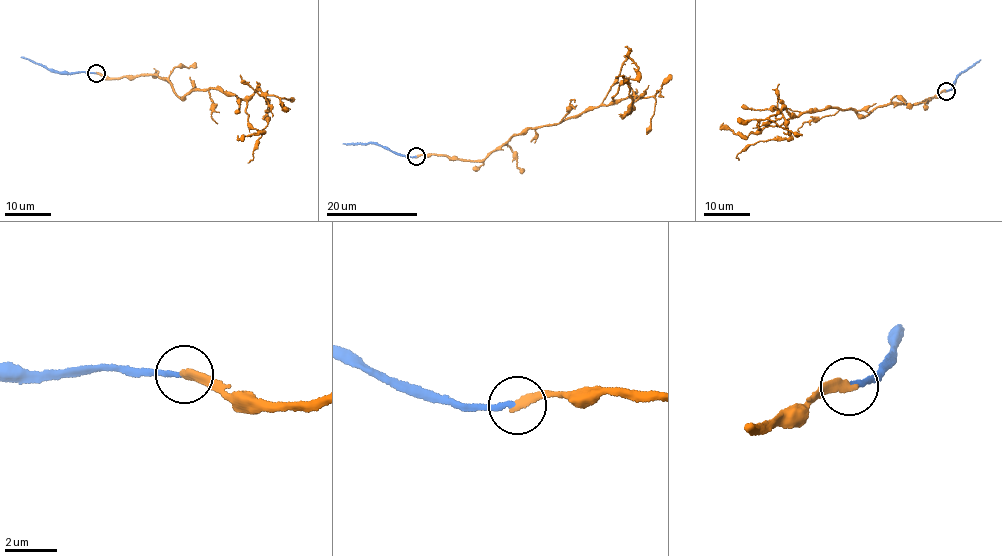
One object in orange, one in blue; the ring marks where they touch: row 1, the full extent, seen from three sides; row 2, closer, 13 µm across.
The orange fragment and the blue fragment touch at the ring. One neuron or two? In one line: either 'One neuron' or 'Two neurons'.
One neuron

